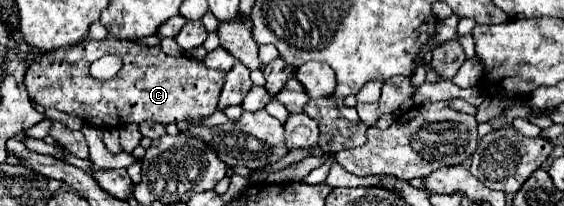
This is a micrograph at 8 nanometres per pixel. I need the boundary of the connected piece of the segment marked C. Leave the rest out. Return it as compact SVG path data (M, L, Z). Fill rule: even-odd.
M122 39L80 41L70 47L42 53L26 71L26 89L34 103L54 107L62 113L82 117L94 127L116 127L120 123L178 123L186 117L202 119L216 111L216 103L224 85L224 73L208 69L202 61L180 55L170 57L160 47L140 47ZM102 55L118 55L122 69L108 81L94 79L88 69L92 59Z

